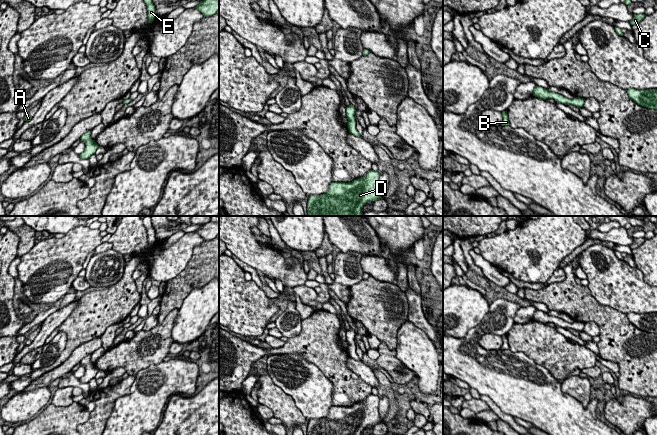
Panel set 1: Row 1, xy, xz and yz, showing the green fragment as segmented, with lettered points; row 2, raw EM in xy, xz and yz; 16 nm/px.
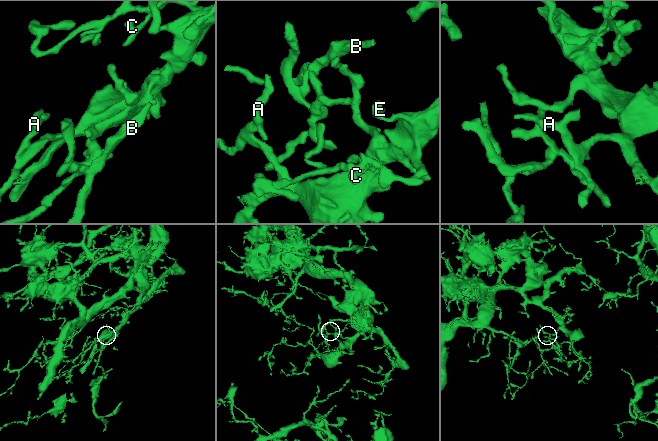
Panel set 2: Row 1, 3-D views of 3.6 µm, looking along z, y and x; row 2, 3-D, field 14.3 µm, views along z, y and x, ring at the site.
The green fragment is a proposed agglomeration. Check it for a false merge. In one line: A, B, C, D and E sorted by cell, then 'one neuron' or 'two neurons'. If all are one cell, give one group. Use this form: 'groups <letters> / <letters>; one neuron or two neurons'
groups A B C D E; one neuron

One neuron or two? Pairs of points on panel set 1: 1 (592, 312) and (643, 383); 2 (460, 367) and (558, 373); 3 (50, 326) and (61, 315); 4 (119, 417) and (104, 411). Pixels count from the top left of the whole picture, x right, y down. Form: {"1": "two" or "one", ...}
{"1": "one", "2": "two", "3": "one", "4": "two"}

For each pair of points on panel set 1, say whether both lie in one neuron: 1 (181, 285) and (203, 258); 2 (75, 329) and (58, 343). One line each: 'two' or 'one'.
1: one
2: two

